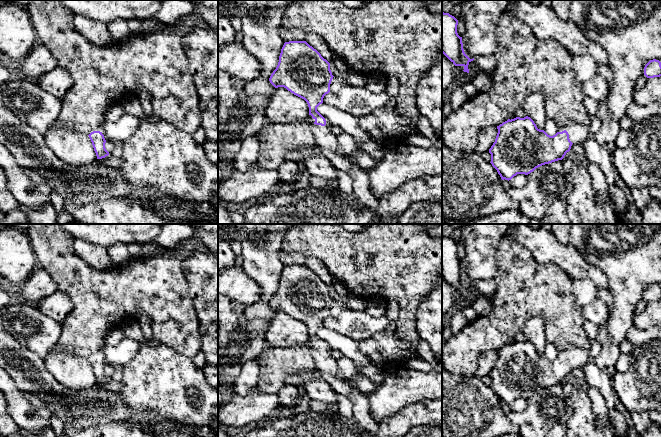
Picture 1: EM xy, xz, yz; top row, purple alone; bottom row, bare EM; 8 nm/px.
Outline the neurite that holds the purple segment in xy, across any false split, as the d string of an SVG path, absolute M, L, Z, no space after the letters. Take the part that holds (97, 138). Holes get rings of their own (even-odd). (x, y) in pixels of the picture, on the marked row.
M100 126L91 130L87 135L92 142L97 159L102 159L109 155L109 152L105 148L104 131Z

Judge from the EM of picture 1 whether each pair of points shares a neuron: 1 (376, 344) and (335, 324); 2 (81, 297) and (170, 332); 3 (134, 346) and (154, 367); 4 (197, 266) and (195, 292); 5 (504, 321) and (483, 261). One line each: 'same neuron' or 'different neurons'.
1: different neurons
2: same neuron
3: different neurons
4: same neuron
5: different neurons

